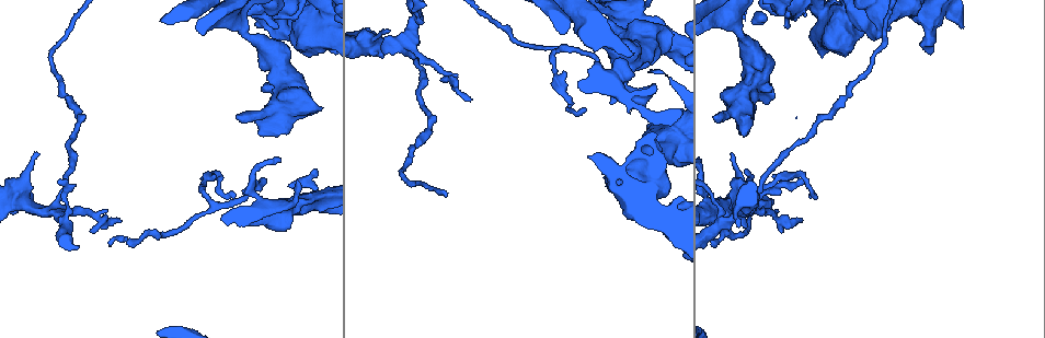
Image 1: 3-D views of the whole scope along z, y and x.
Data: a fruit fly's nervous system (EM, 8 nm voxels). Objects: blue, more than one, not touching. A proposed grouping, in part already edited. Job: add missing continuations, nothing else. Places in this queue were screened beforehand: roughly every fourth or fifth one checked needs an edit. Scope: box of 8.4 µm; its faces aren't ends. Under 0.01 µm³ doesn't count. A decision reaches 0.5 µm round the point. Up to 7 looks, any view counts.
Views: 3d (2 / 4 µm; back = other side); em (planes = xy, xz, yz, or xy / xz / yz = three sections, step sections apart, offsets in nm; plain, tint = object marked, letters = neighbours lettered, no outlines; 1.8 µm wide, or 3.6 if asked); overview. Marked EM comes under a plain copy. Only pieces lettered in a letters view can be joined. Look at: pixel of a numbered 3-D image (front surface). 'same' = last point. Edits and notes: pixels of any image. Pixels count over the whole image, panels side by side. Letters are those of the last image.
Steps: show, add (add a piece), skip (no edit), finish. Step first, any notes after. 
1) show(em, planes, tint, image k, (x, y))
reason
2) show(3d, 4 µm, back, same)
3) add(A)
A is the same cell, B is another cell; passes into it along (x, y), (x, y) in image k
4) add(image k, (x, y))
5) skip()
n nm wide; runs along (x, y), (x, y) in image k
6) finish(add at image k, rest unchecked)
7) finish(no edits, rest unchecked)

show(em, planes, letters, image 1, (388, 30))
an open end

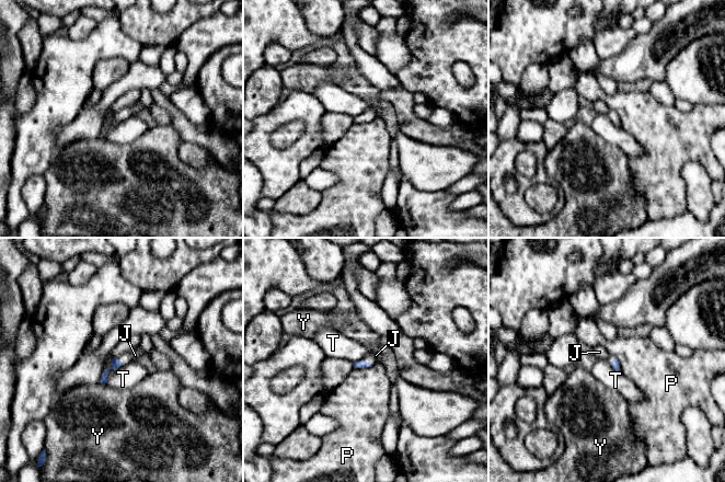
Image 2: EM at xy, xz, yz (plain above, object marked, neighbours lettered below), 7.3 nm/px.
add(J)
T touches over 200 nm; J is the same cell, P, T and Y are other cells; the cell continues

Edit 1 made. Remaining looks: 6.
show(3d, 4 µm, image 1, (441, 79))
an open end

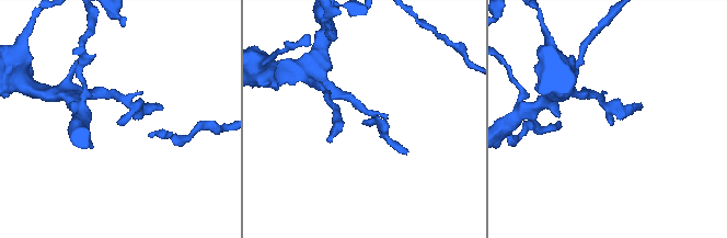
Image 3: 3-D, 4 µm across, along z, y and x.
show(em, xz, step 8, letters, image 3, (363, 121))

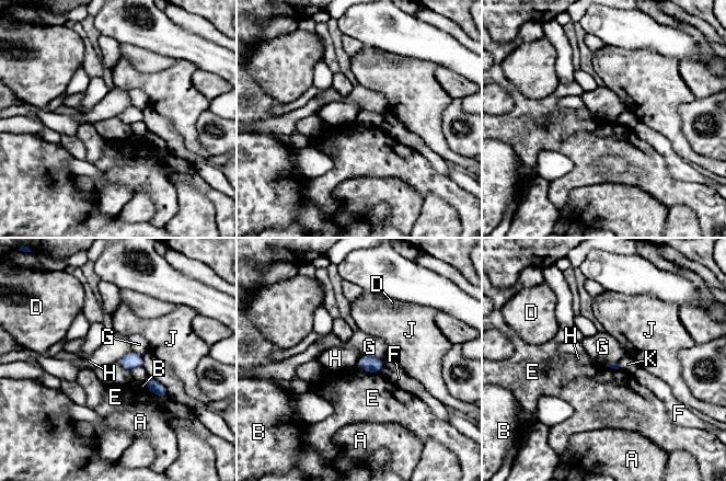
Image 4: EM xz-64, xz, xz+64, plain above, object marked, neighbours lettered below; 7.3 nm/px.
skip()
A, B, D, E, F, G, H, J and K are other cells; border along (131, 351), (116, 362) in image 4; none of them fits

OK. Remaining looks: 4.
show(3d, 4 µm, image 1, (927, 43))
thick turns thin

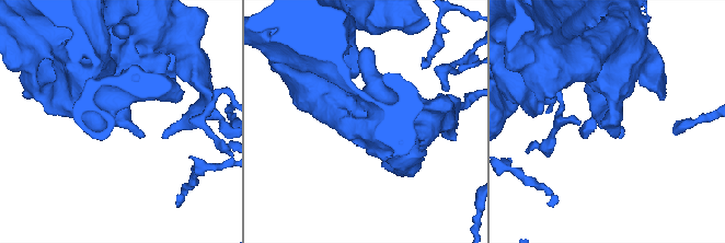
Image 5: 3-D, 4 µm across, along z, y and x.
show(em, planes, tint, image 5, (123, 119))
need the tissue

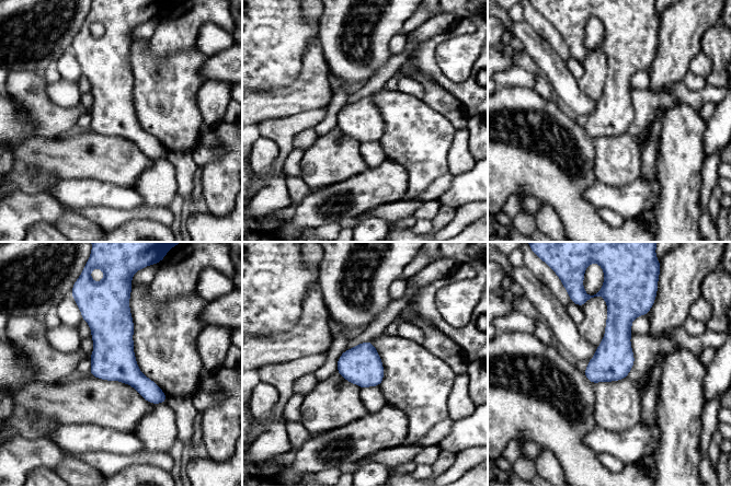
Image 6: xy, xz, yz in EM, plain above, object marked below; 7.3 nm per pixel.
show(em, planes, letters, same)
see the neighbours

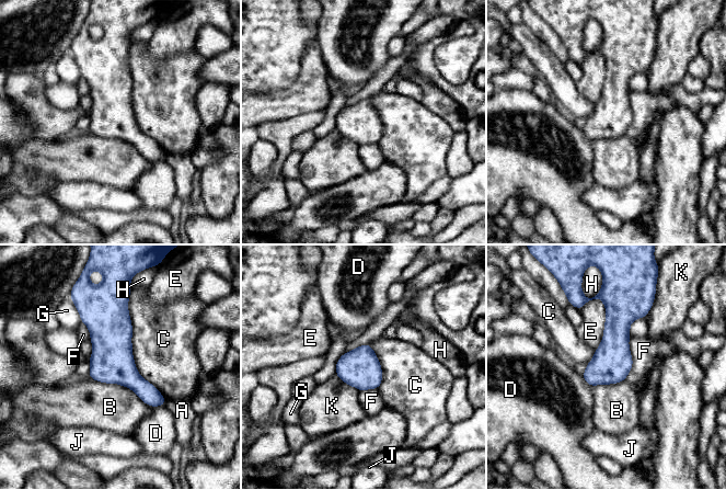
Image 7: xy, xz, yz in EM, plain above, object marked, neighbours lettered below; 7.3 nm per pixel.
skip()
280 nm wide; C touches over 700 nm; A, B, C, D, E, F, G, H, J and K are other cells; none of them fits

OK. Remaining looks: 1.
finish(add at image 2, rest unchecked)

